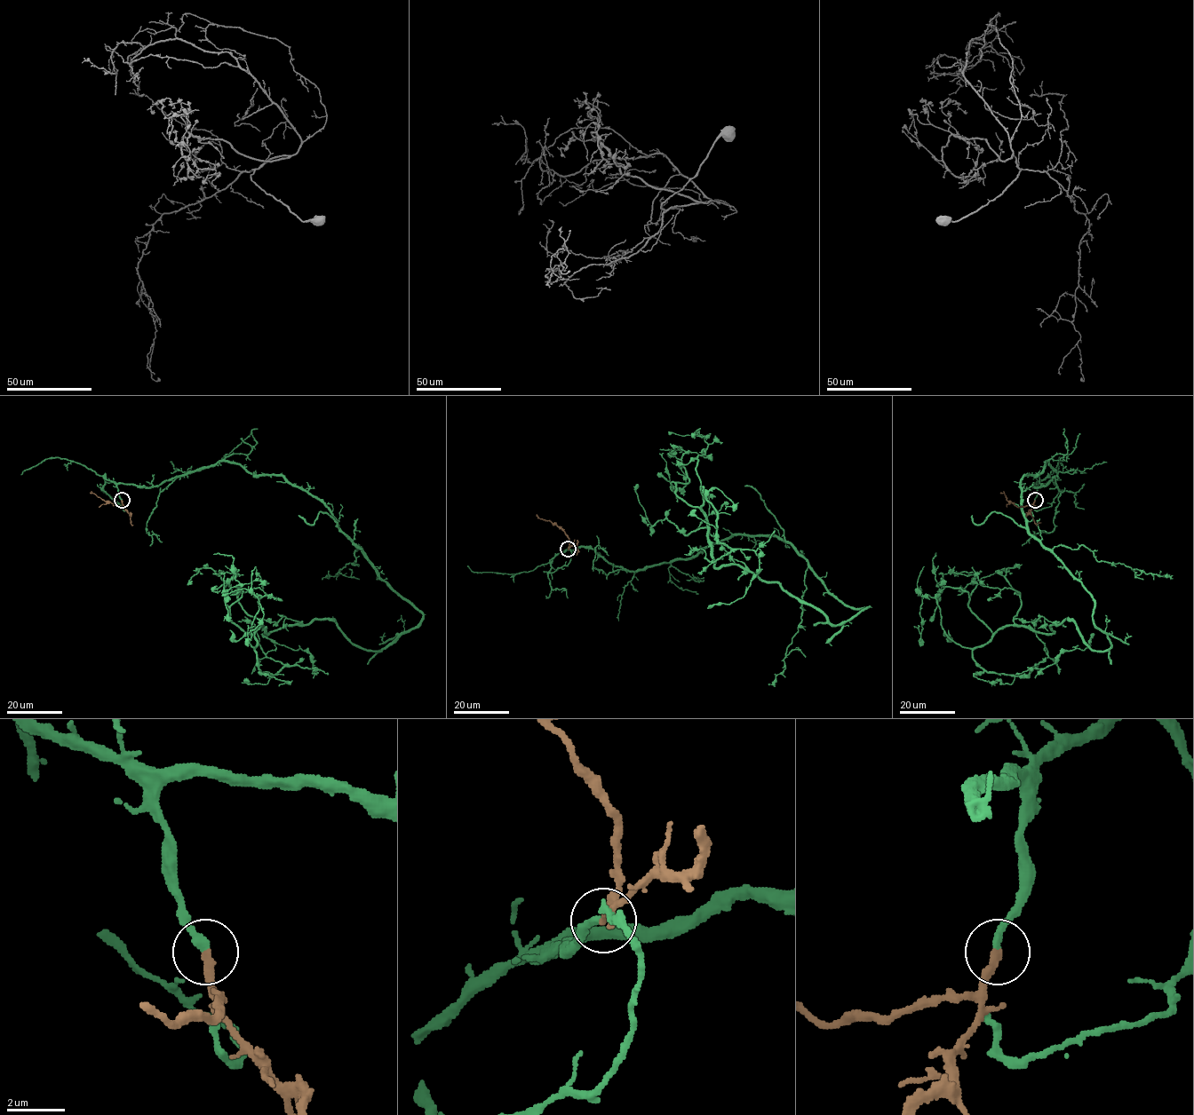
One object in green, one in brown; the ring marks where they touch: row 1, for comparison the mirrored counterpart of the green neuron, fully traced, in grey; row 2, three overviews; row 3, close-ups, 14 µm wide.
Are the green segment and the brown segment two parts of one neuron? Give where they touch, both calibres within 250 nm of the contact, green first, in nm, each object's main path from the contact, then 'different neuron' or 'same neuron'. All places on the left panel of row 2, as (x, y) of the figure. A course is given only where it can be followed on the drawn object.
(122, 500) | 280/320 nm | green via (121, 501), (222, 461), (280, 475), (422, 614), (381, 651), (259, 620), (271, 676), (313, 657), (261, 634) | brown via (121, 501), (123, 506), (117, 507), (90, 492) | same neuron

